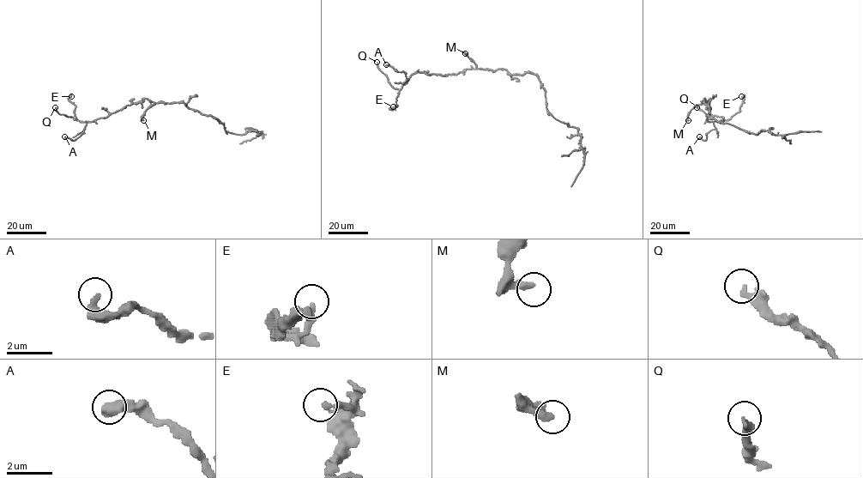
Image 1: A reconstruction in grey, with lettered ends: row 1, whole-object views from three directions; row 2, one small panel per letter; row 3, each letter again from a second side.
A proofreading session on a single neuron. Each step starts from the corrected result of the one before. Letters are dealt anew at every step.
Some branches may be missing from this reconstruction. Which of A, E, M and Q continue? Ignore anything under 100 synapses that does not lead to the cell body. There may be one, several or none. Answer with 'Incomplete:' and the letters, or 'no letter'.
Incomplete: no letter

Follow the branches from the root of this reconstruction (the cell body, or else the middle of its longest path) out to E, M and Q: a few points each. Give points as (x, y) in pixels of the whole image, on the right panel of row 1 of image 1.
E: (709, 107), (703, 99), (709, 104), (709, 121), (728, 120), (739, 111), (744, 97), (741, 96)
M: (709, 107), (704, 102), (696, 105), (688, 115), (688, 120)
Q: (709, 107), (703, 99), (709, 104), (709, 121), (724, 120), (722, 116), (706, 114), (697, 107)

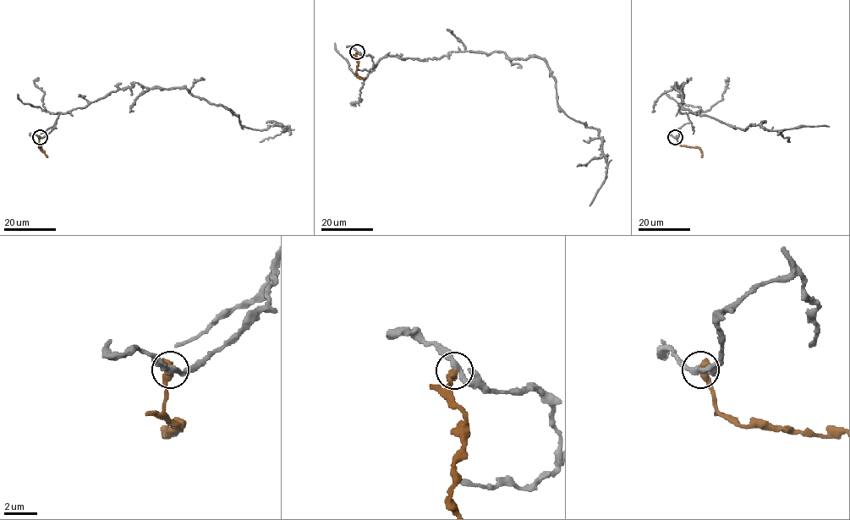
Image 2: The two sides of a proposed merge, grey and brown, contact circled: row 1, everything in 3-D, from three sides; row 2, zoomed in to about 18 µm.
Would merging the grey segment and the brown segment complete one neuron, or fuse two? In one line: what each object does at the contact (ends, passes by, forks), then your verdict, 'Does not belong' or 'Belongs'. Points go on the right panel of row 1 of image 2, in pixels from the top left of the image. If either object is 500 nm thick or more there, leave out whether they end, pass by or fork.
Does not belong

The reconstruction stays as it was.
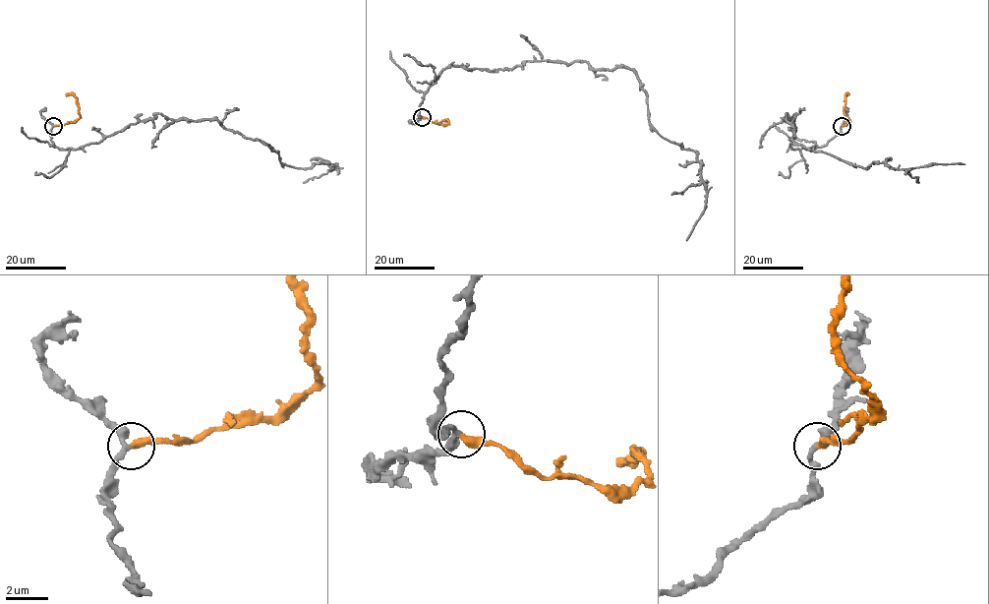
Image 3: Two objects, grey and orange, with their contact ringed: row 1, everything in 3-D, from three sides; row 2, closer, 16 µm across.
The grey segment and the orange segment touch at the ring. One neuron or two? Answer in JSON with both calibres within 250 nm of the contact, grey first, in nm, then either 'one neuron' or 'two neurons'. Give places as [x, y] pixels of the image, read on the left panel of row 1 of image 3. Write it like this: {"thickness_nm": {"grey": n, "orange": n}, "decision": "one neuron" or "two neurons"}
{"thickness_nm": {"grey": 280, "orange": 360}, "decision": "one neuron"}

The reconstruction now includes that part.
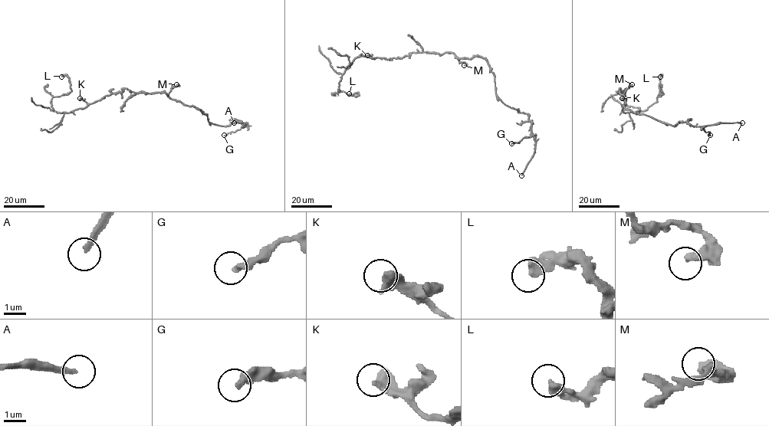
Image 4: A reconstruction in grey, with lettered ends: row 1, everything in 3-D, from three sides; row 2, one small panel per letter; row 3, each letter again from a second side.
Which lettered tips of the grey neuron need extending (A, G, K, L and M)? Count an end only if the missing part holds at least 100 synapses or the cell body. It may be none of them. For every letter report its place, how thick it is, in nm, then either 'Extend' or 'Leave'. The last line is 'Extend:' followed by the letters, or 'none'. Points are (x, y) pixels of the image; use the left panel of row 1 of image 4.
A: Place: (234, 122). Thickness 180 nm. Extend
G: Place: (224, 135). Thickness 320 nm. Leave
K: Place: (80, 98). Thickness 500 nm. Leave
L: Place: (61, 77). Thickness 480 nm. Leave
M: Place: (176, 84). Thickness 480 nm. Leave
Extend: A

